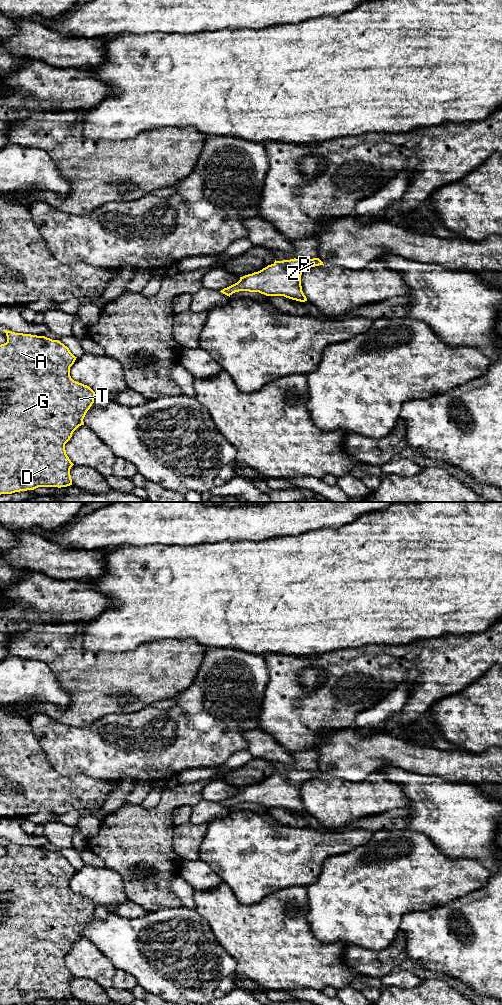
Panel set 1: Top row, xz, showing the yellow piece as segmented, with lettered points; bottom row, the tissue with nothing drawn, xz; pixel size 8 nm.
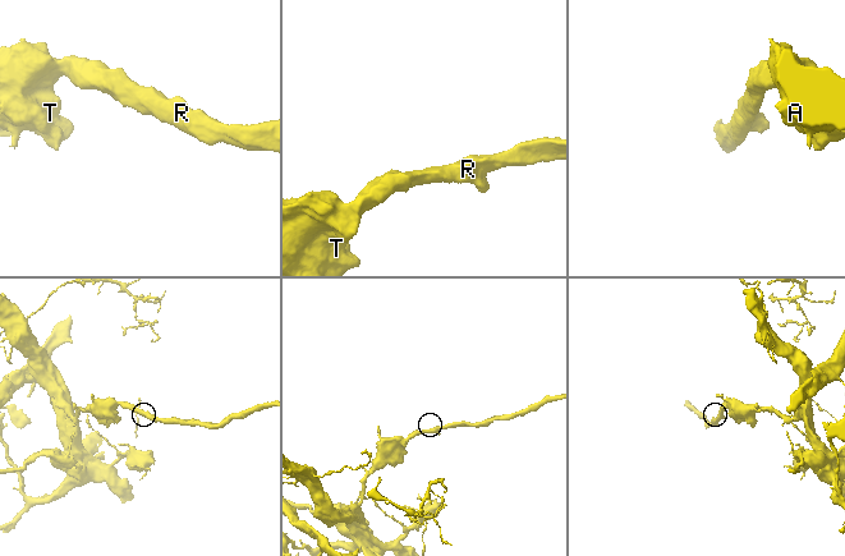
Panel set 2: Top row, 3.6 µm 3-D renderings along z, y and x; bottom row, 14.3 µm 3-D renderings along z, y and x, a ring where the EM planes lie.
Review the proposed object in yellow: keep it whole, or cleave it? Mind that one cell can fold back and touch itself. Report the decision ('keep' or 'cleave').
keep

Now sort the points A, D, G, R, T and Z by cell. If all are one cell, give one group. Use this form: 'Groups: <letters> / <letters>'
Groups: A D G R T Z

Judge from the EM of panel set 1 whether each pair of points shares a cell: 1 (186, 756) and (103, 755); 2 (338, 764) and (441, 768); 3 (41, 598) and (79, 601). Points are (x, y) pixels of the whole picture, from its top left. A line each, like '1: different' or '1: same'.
1: same
2: same
3: same

